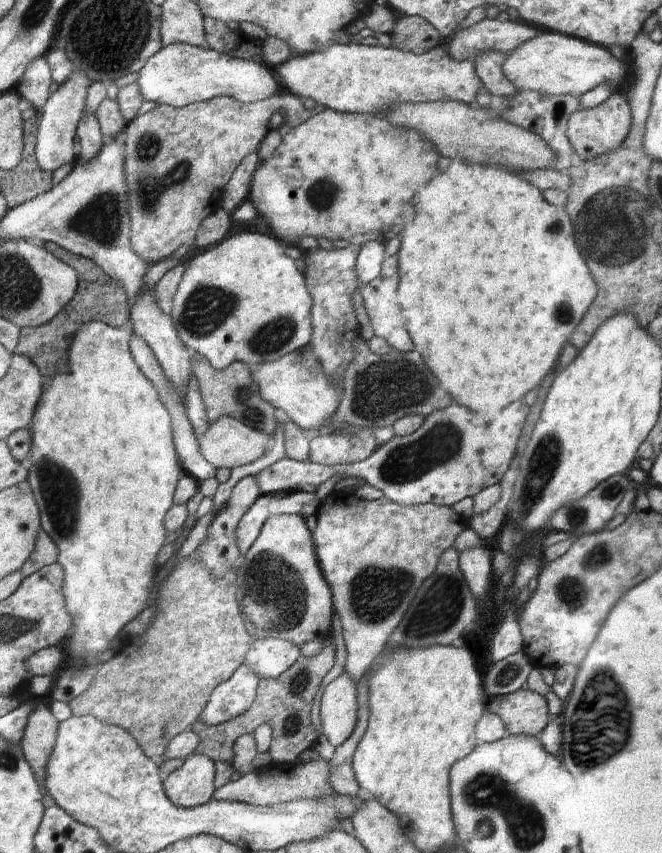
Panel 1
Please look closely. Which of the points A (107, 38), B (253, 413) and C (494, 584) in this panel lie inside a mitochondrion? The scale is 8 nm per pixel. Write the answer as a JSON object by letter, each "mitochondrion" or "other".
{"A":"mitochondrion","B":"mitochondrion","C":"other"}

